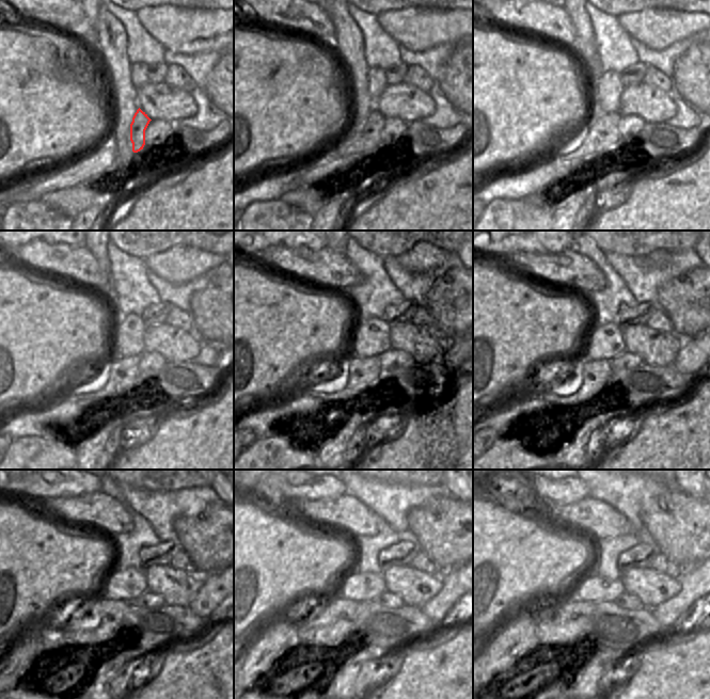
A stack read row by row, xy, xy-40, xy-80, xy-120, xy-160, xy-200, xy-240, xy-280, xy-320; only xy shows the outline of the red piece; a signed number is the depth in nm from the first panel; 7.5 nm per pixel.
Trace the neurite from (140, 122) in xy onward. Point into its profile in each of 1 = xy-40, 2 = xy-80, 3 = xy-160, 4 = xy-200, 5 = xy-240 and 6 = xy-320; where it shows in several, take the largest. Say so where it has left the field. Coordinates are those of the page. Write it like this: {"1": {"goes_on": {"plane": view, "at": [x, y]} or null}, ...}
{"1": {"goes_on": {"plane": "xy-40", "at": [362, 138]}}, "2": {"goes_on": {"plane": "xy-80", "at": [600, 137]}}, "3": {"goes_on": {"plane": "xy-160", "at": [357, 377]}}, "4": {"goes_on": {"plane": "xy-200", "at": [593, 376]}}, "5": {"goes_on": {"plane": "xy-240", "at": [108, 614]}}, "6": {"goes_on": {"plane": "xy-320", "at": [569, 625]}}}

